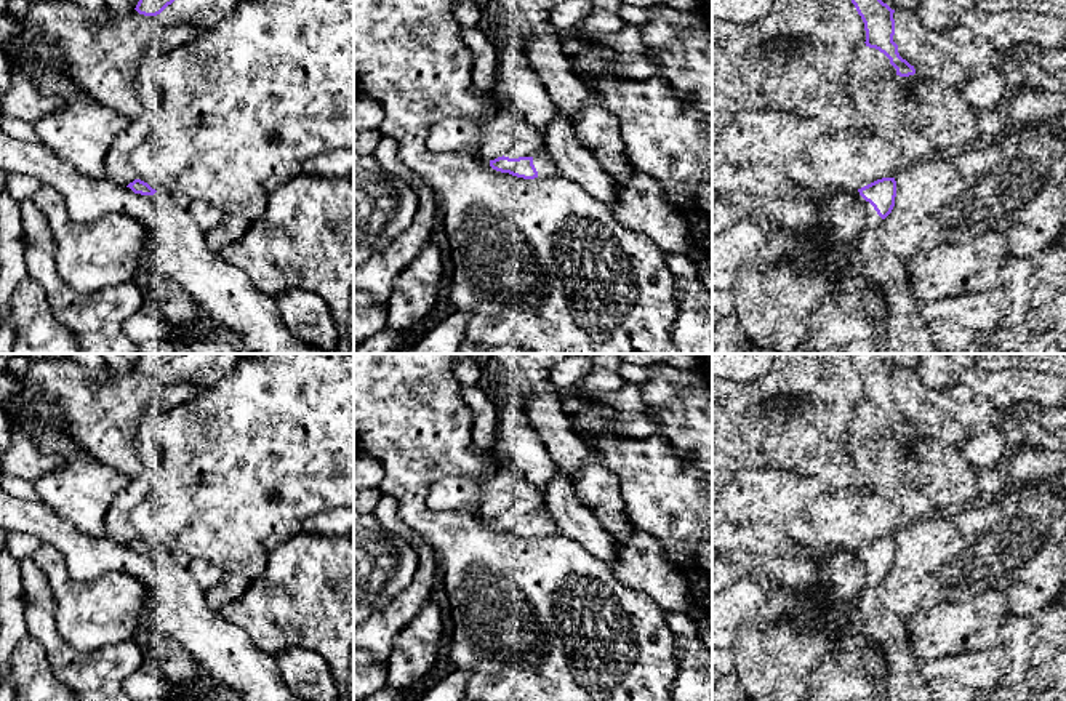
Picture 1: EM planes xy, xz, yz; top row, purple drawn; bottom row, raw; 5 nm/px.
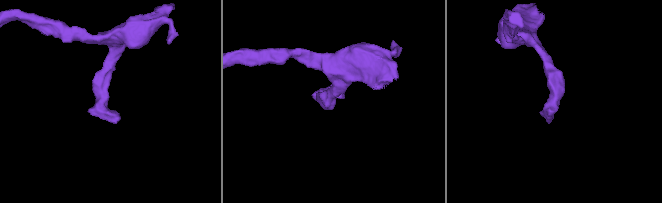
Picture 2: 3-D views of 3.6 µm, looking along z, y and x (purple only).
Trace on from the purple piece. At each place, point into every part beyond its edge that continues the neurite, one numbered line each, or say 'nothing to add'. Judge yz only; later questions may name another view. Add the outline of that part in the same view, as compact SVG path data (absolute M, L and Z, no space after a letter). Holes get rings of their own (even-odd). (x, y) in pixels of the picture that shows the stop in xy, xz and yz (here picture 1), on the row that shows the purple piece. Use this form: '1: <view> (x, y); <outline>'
1: yz (908, 332); M866 202L871 221L856 240L855 262L858 278L880 291L887 302L888 320L882 334L882 354L936 354L932 323L922 314L924 301L911 285L909 262L892 251L884 238L882 222Z

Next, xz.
1: xz (546, 167); M533 154L530 157L533 158L538 178L549 178L559 174L559 168L552 158L544 157L543 154Z

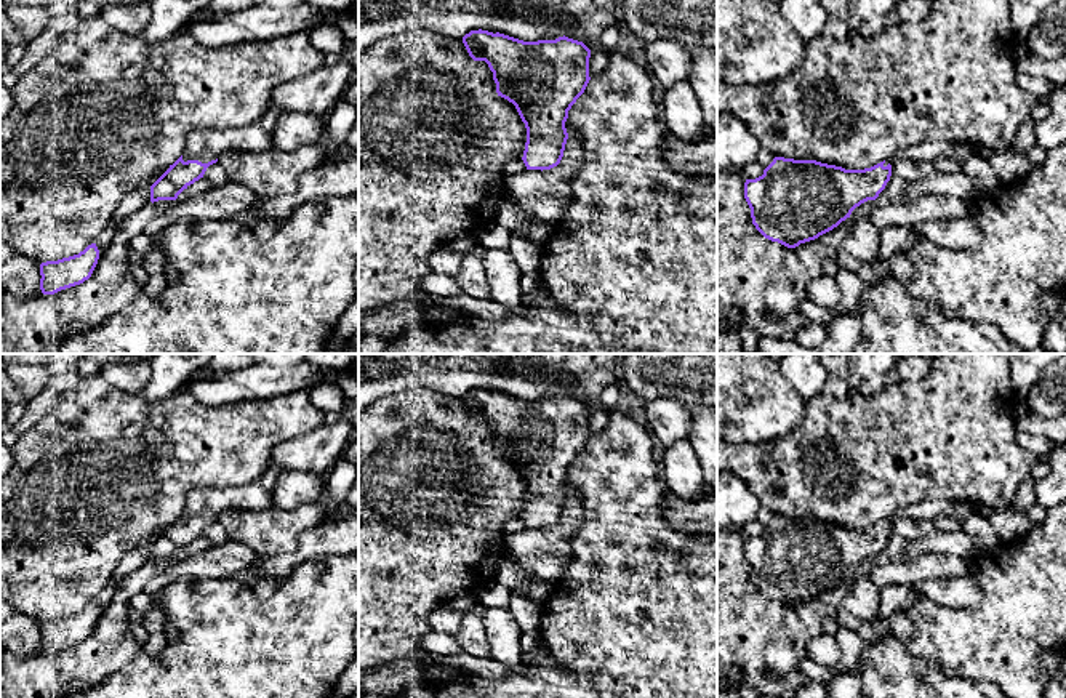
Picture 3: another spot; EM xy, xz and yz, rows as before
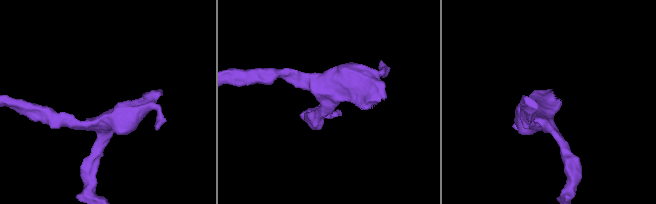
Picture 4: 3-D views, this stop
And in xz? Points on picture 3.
nothing to add

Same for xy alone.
1: xy (202, 144); M258 123L227 130L192 130L187 134L182 160L208 163L222 154L264 152L272 149L272 133Z

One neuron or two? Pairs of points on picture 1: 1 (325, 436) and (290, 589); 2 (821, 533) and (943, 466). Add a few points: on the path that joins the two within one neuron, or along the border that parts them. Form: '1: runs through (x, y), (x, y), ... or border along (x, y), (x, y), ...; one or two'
1: border along (303, 530), (271, 551); two
2: runs through (852, 516), (882, 504), (913, 484); one

